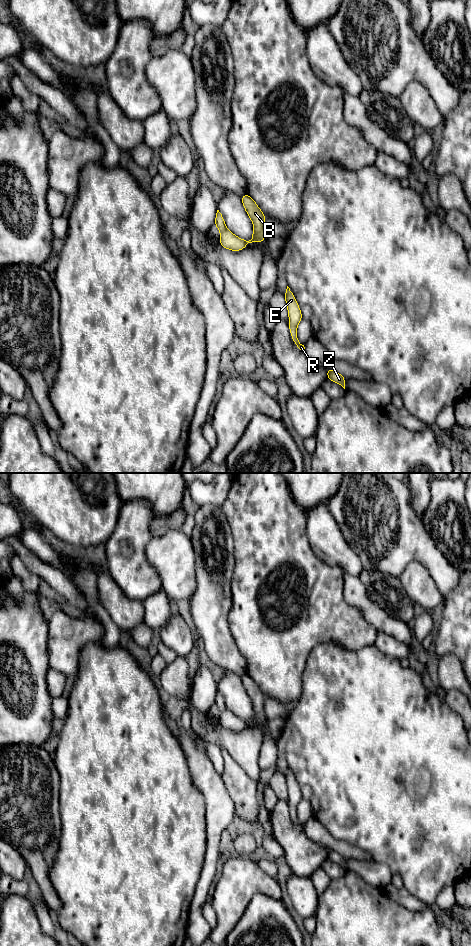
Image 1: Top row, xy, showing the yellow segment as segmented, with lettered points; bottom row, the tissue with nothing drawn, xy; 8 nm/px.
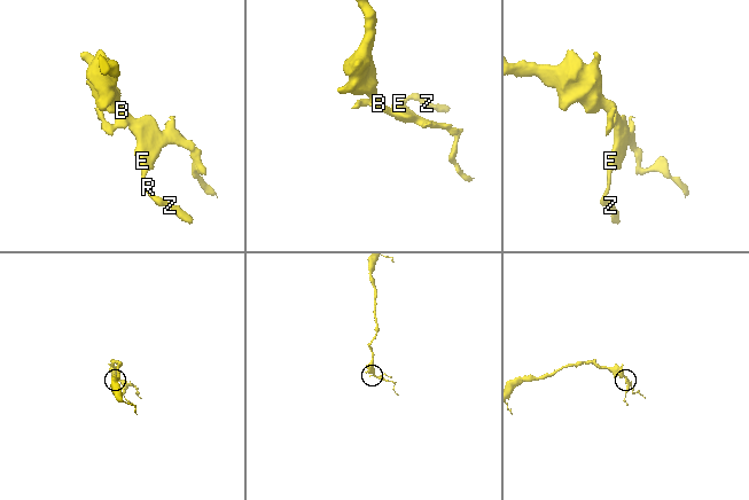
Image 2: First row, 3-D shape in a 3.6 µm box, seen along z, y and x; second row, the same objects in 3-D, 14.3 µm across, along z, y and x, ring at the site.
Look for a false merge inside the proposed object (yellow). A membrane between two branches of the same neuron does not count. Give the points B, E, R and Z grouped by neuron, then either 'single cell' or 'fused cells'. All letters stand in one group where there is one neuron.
groups B E R Z; single cell

